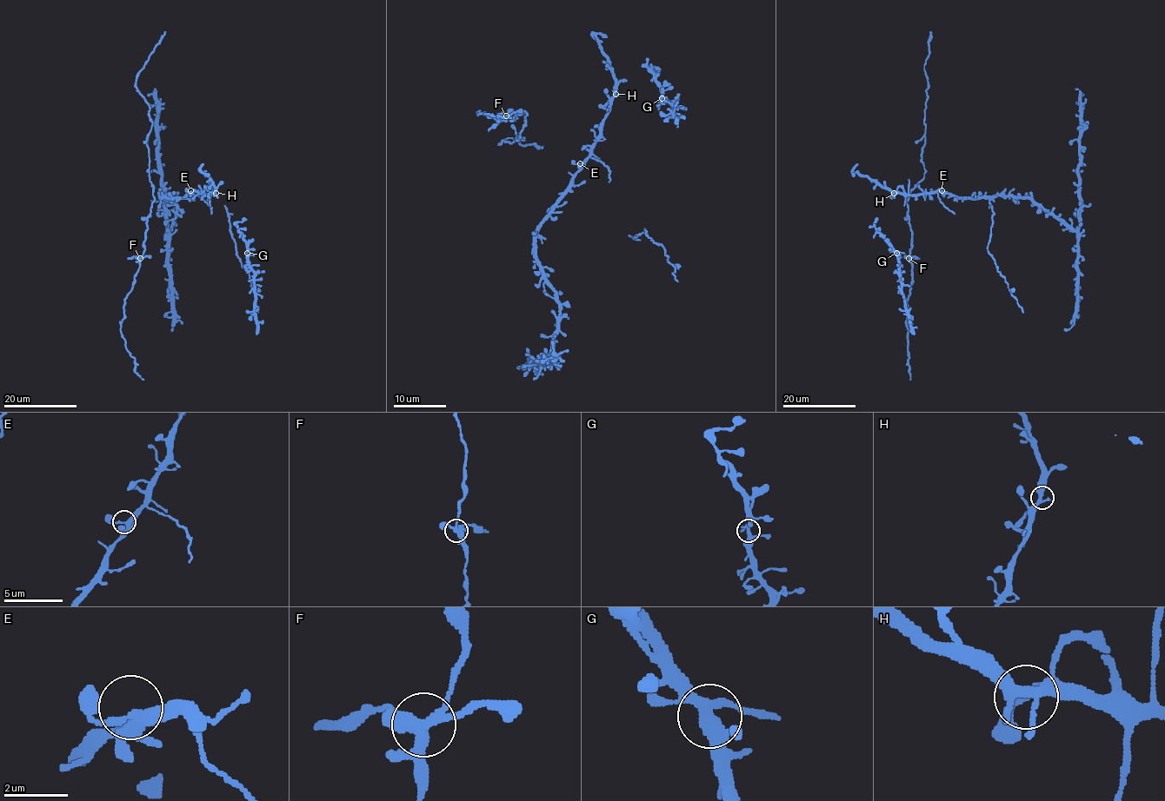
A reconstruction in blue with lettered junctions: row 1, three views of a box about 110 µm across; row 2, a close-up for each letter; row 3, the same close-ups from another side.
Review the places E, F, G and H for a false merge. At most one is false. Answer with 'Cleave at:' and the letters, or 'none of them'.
Cleave at: F

